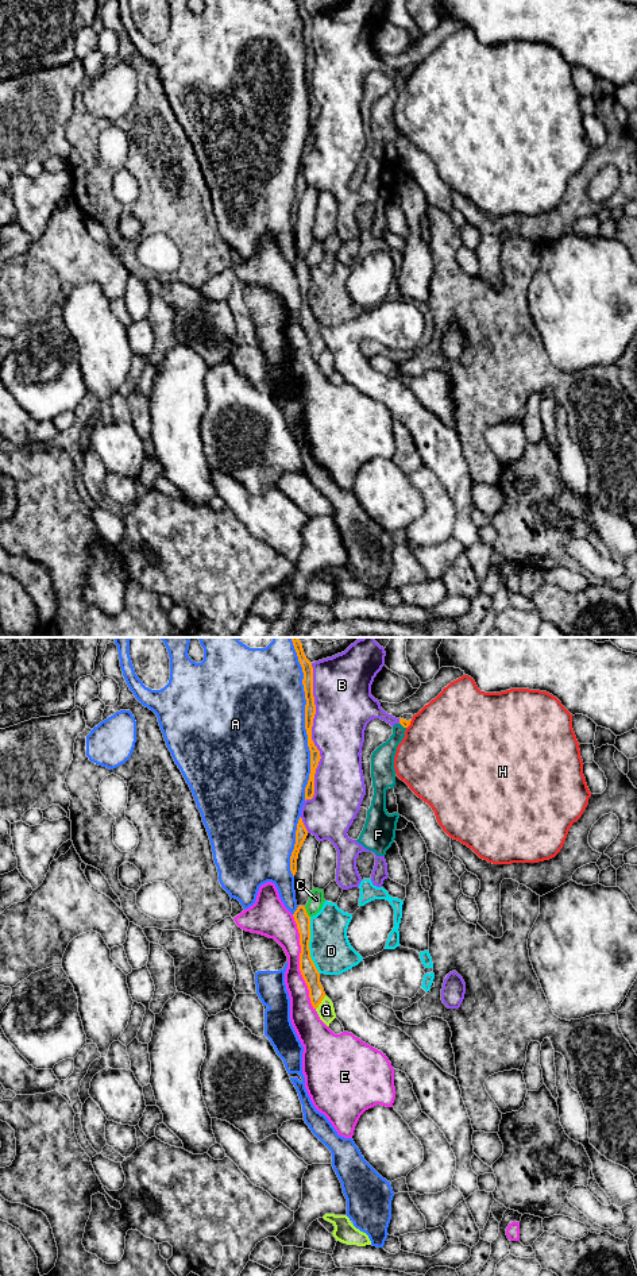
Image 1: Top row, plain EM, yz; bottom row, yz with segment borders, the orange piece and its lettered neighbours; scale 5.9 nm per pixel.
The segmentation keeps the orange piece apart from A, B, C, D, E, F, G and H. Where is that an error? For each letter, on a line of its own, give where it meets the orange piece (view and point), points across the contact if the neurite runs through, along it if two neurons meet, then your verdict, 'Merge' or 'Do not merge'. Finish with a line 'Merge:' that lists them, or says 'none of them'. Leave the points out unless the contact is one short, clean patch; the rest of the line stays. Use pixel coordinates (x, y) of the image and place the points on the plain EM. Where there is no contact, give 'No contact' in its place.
A: Touches orange at yz (305, 76). Do not merge
B: Touches orange at yz (311, 85). Do not merge
C: Touches orange at yz (305, 263). Do not merge
D: Touches orange at yz (308, 297). Do not merge
E: Touches orange at yz (300, 313). Do not merge
F: Touches orange at yz (402, 77). Boundary: yz (400, 74), (405, 80). Do not merge
G: Touches orange at yz (320, 354). Do not merge
H: Touches orange at yz (409, 76). Do not merge
Merge: none of them

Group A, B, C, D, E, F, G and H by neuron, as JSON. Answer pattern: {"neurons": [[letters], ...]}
{"neurons": [["A"], ["B", "F"], ["C"], ["D"], ["E"], ["G"], ["H"]]}

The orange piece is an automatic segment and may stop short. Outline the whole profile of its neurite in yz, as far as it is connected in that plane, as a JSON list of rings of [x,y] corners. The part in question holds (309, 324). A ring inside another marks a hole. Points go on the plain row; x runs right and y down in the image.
[[[298,258],[293,269],[300,285],[300,323],[308,338],[310,355],[313,361],[317,361],[324,351],[325,344],[320,335],[320,324],[310,309],[310,269],[308,267],[305,258]]]

